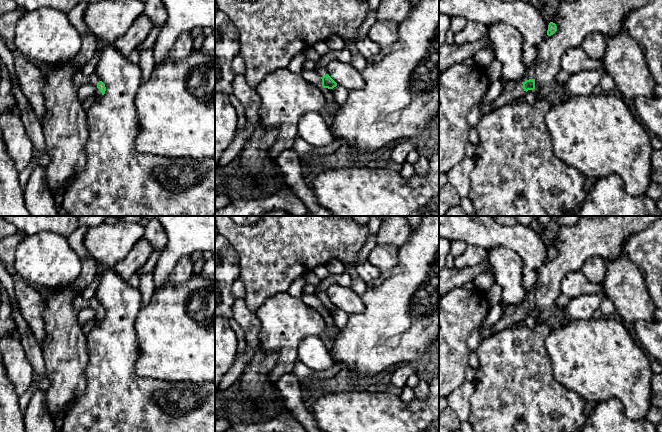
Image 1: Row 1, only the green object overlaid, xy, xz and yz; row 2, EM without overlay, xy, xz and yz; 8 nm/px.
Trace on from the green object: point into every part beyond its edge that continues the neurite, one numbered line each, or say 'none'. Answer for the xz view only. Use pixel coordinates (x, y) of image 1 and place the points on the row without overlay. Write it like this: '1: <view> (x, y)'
1: xz (344, 279)

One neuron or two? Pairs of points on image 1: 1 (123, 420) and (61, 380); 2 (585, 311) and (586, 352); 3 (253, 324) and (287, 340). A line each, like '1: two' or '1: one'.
1: two
2: two
3: two

